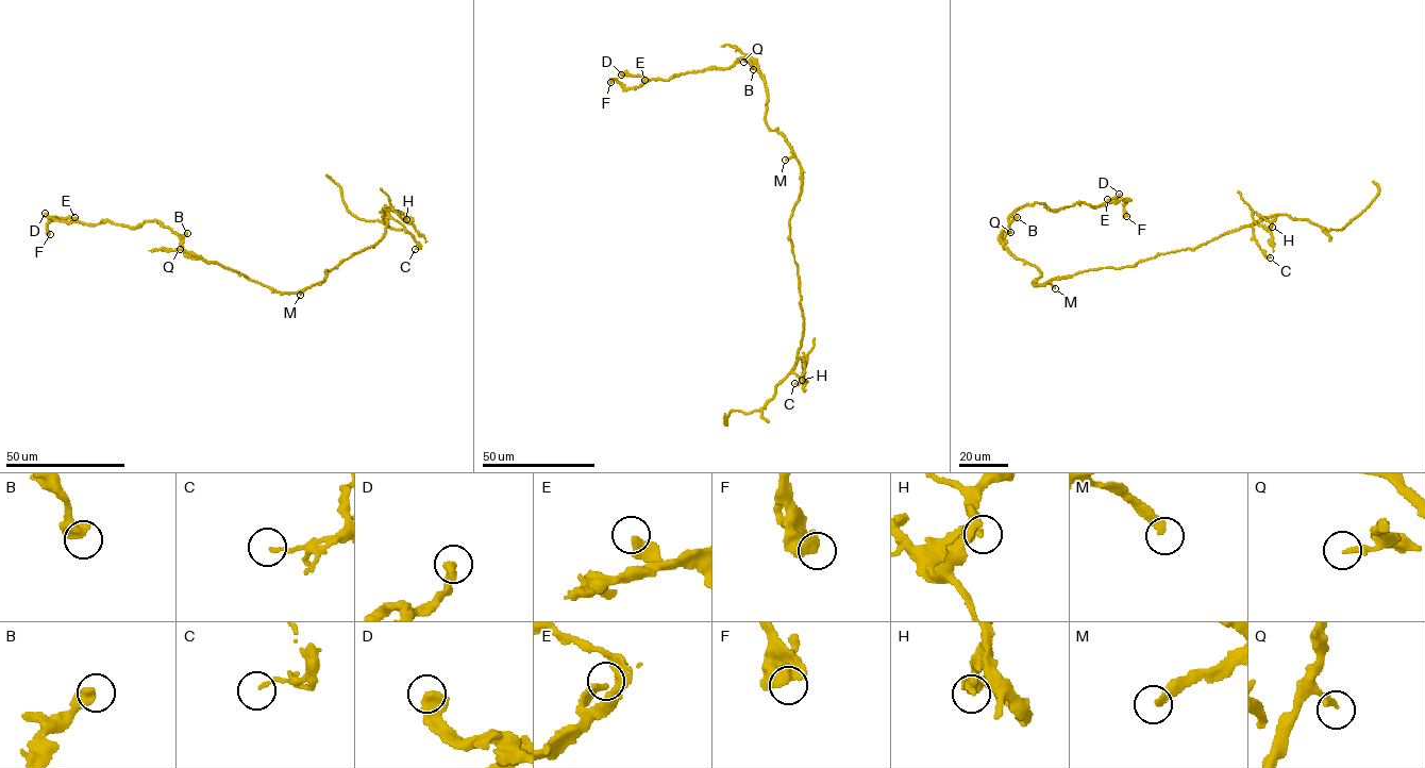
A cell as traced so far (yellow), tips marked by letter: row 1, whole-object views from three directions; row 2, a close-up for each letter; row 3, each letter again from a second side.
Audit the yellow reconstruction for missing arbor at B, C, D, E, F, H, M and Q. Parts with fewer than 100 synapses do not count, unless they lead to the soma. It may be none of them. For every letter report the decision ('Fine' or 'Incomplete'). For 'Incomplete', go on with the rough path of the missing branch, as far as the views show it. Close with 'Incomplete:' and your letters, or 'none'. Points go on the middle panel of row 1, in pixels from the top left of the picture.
B: Fine
C: Fine
D: Fine
E: Fine
F: Fine
H: Fine
M: Fine
Q: Fine
Incomplete: none

